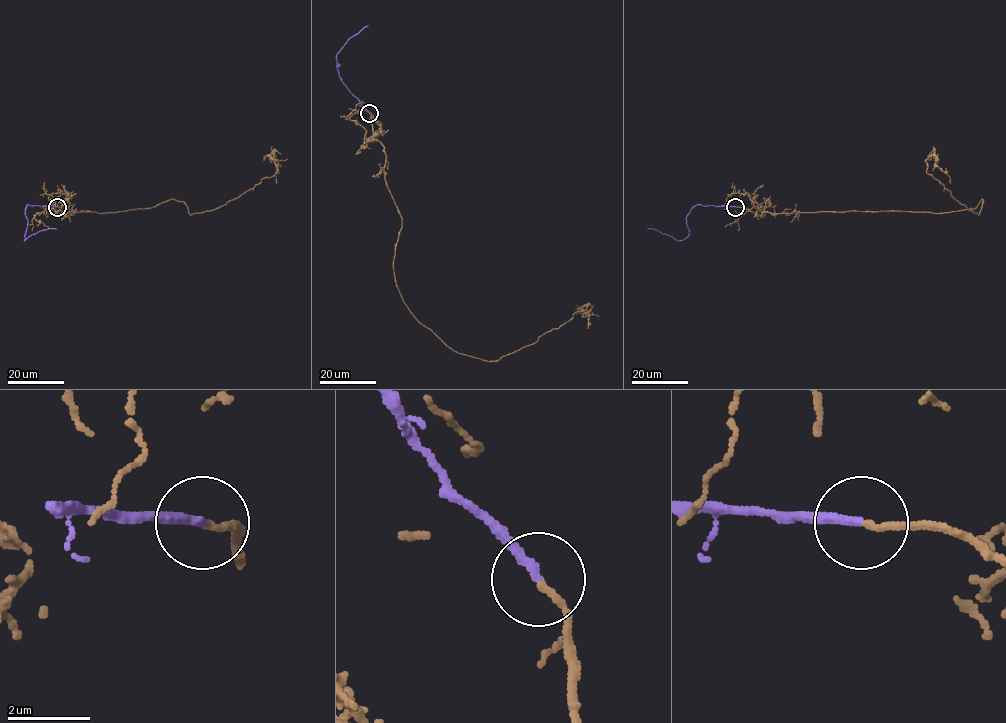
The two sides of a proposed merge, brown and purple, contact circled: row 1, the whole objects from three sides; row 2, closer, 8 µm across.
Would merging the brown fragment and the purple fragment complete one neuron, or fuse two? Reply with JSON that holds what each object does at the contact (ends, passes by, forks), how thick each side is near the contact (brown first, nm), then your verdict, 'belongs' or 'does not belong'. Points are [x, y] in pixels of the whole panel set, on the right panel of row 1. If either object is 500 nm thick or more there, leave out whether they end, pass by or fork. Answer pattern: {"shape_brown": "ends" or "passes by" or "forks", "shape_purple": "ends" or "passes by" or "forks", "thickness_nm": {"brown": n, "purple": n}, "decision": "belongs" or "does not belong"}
{"shape_brown": "ends", "shape_purple": "ends", "thickness_nm": {"brown": 160, "purple": 220}, "decision": "belongs"}

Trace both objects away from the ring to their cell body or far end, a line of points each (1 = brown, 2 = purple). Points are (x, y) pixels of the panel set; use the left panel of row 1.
1: (57, 206), (61, 215), (108, 213), (171, 199), (202, 213), (272, 177), (271, 153), (276, 183)
2: (57, 206), (27, 204), (24, 240), (38, 231), (56, 229)

